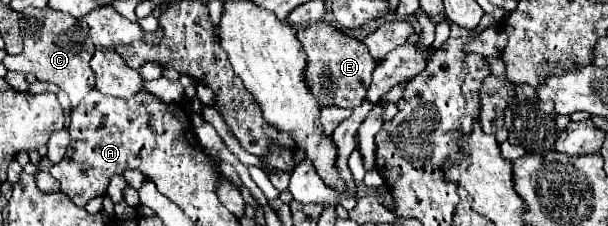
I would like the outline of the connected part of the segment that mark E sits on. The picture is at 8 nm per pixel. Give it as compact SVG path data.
M327 22L311 24L309 28L297 30L297 40L307 54L307 84L313 90L321 106L341 106L357 108L371 84L371 72L377 62L371 58L369 50L357 38L349 38Z

